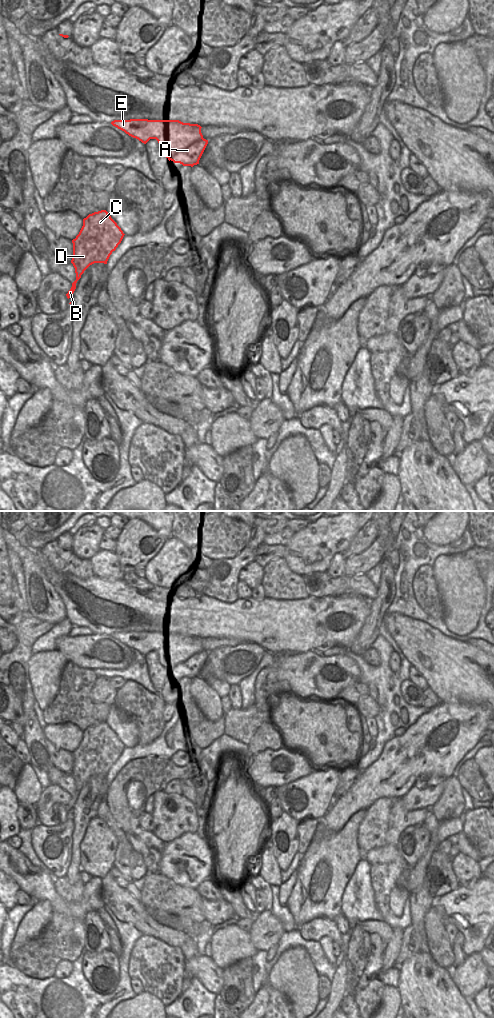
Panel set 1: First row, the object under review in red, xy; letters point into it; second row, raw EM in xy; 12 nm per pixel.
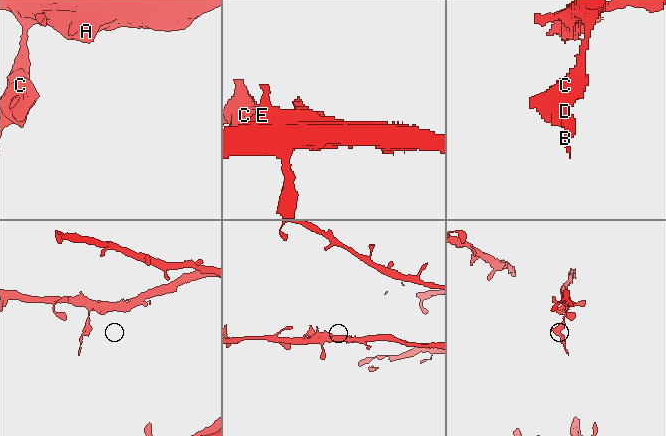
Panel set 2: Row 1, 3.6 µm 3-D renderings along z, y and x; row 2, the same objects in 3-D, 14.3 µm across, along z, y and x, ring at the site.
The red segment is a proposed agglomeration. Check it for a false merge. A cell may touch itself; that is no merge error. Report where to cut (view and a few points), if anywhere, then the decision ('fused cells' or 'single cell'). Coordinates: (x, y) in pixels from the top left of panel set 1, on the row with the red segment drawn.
cut in xy along (72, 259), (79, 265), (81, 274); fused cells

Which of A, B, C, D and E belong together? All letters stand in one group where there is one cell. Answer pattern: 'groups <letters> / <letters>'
groups A C D E / B

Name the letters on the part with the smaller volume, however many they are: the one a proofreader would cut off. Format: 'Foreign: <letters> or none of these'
Foreign: B

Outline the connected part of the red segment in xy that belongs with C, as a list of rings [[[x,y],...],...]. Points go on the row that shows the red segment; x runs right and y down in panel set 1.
[[[101,210],[89,214],[83,219],[83,226],[76,236],[72,240],[73,243],[73,255],[72,260],[78,263],[81,267],[81,274],[94,263],[104,263],[107,261],[113,251],[116,250],[121,243],[124,233],[117,223],[111,218],[106,210]]]

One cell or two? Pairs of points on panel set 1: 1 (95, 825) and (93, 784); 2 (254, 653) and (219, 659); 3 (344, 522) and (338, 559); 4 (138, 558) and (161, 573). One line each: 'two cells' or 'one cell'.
1: two cells
2: one cell
3: two cells
4: two cells

